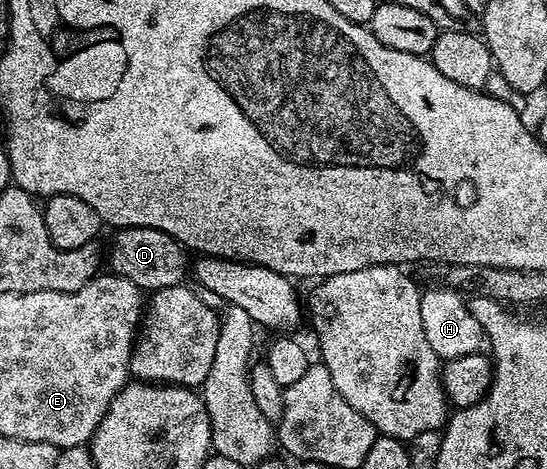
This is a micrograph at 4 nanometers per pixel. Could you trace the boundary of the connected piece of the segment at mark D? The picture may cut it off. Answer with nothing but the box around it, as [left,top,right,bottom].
[107,227,191,293]

